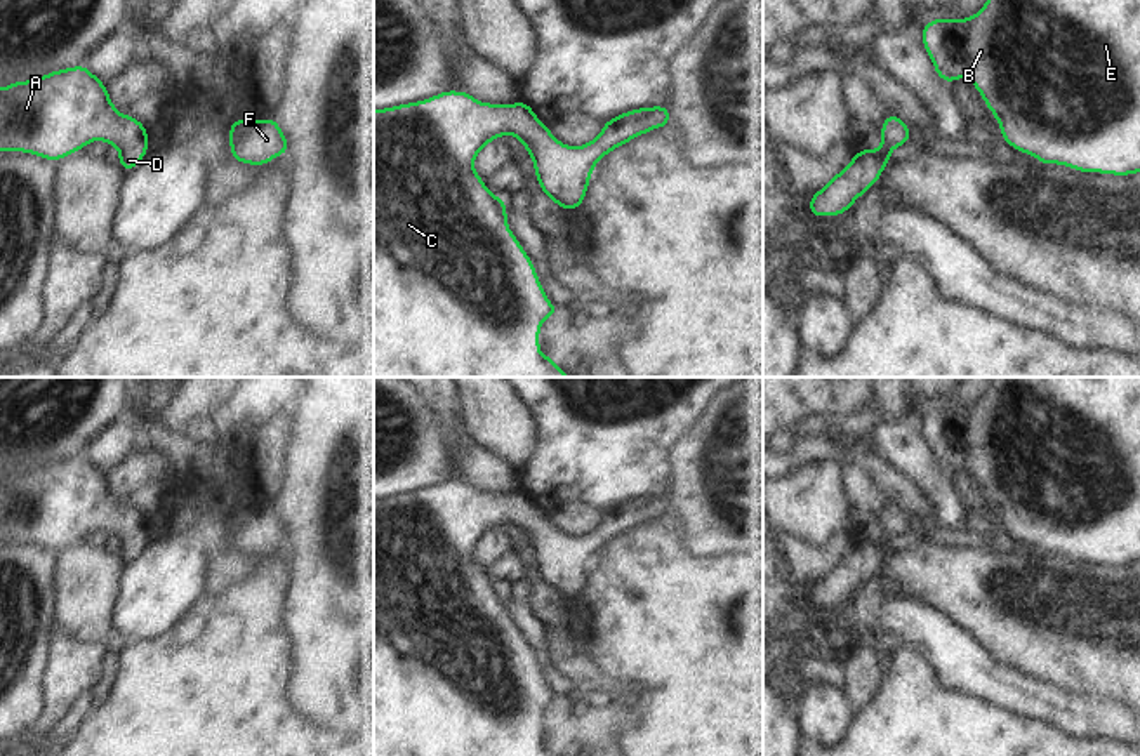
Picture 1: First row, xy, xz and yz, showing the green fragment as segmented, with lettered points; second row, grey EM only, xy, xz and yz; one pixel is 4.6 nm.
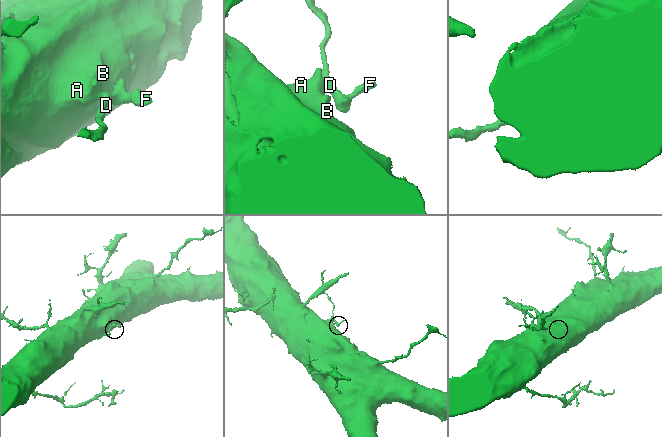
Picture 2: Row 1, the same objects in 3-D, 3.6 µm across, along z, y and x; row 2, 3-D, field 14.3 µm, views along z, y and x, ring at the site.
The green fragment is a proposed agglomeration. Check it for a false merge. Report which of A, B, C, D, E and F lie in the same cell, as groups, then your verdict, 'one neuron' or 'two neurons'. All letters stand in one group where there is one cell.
groups A B C D E F; one neuron

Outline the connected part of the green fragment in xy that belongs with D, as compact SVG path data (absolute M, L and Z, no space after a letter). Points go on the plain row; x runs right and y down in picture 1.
M85 455L0 480L0 540L26 540L57 551L94 528L118 535L125 561L148 540L146 516L120 504L104 473Z

